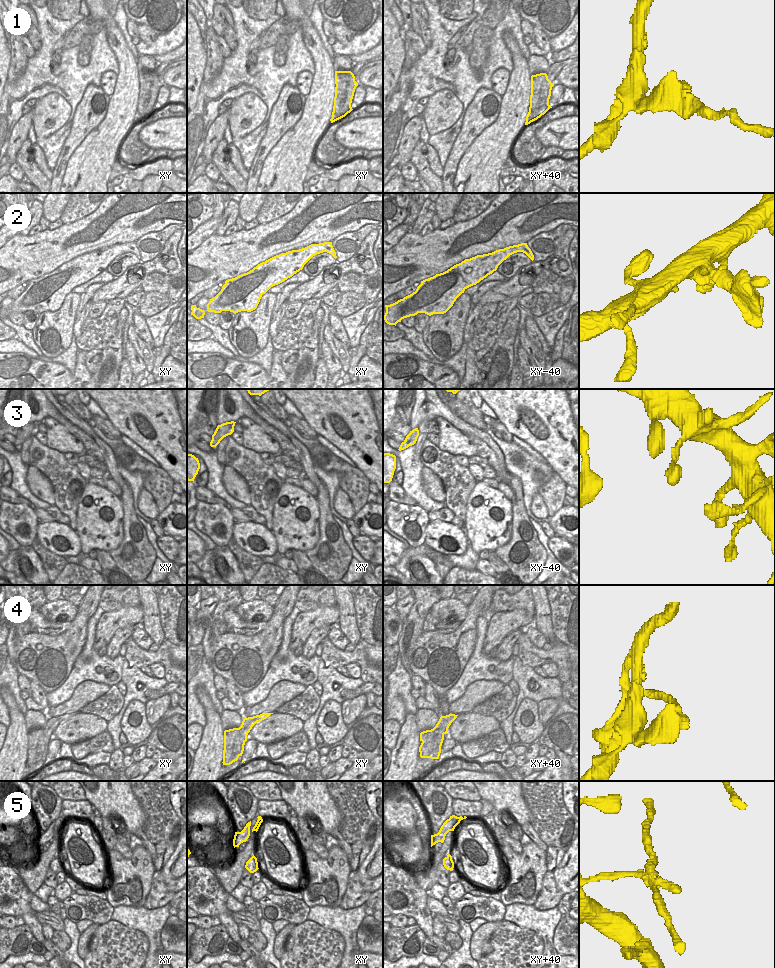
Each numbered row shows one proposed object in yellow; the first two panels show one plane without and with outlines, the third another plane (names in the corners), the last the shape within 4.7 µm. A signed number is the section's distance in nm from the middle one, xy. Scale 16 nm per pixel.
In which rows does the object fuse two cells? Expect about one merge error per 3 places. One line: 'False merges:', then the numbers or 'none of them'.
False merges: 1, 3, 4, 5

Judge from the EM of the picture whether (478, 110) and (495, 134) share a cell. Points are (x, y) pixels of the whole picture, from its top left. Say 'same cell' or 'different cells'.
different cells

